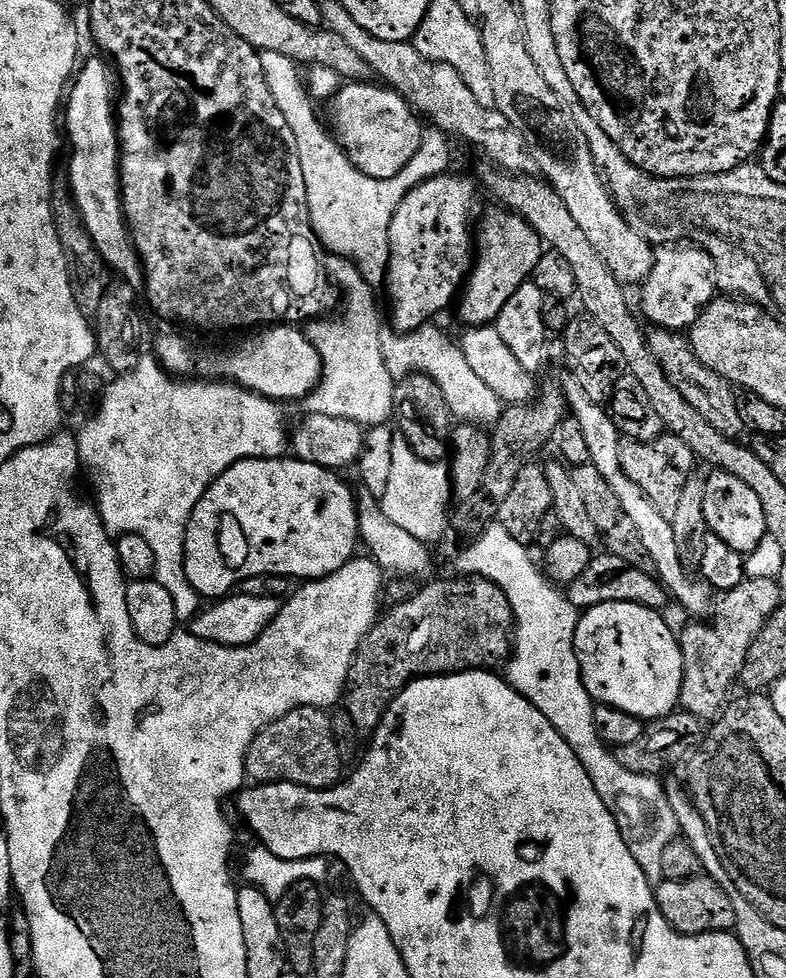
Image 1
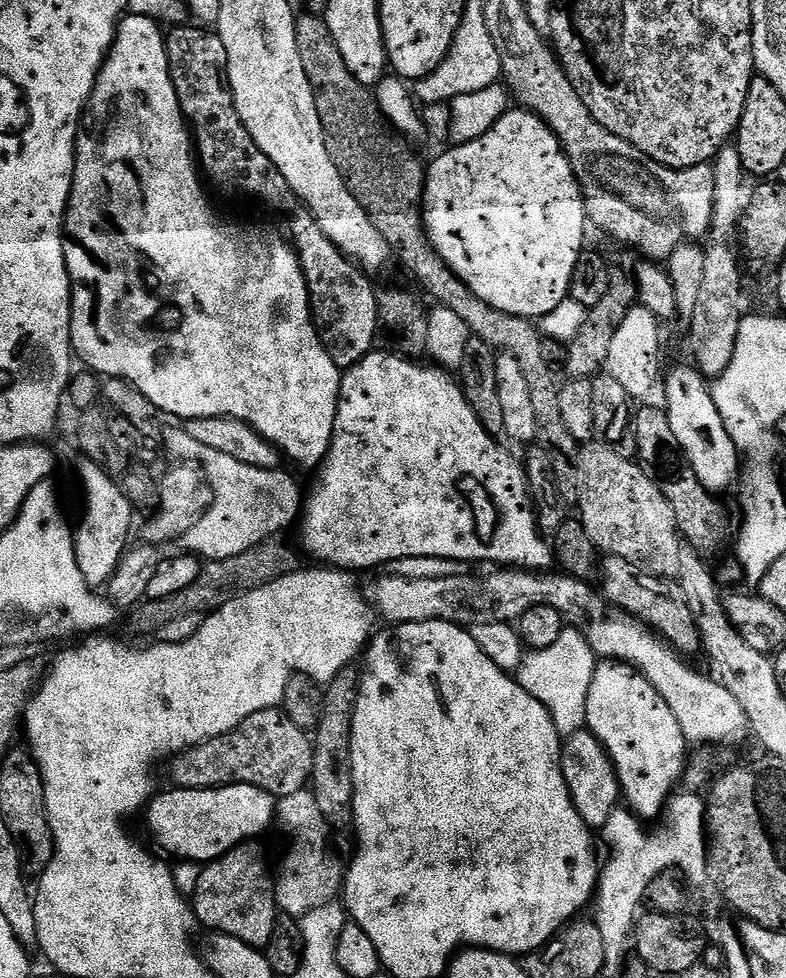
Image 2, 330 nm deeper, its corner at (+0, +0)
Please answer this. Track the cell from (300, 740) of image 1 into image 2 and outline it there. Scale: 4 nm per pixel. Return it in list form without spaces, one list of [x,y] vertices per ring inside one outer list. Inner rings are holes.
[[[280,708],[250,714],[238,727],[204,744],[179,753],[171,761],[172,784],[177,788],[219,788],[225,784],[249,784],[283,798],[309,787],[314,766],[314,744],[309,733],[291,721]]]

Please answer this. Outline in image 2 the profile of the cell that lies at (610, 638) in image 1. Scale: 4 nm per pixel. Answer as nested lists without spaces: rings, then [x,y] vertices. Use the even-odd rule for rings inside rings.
[[[614,660],[597,663],[596,673],[590,682],[590,694],[586,698],[586,728],[596,735],[598,742],[602,742],[602,746],[614,762],[620,779],[623,803],[637,817],[659,817],[681,783],[690,745],[684,739],[682,726],[678,726],[678,718],[674,718],[674,710],[670,710],[670,706],[661,698],[658,690],[654,690],[652,683],[629,664],[621,664]]]

